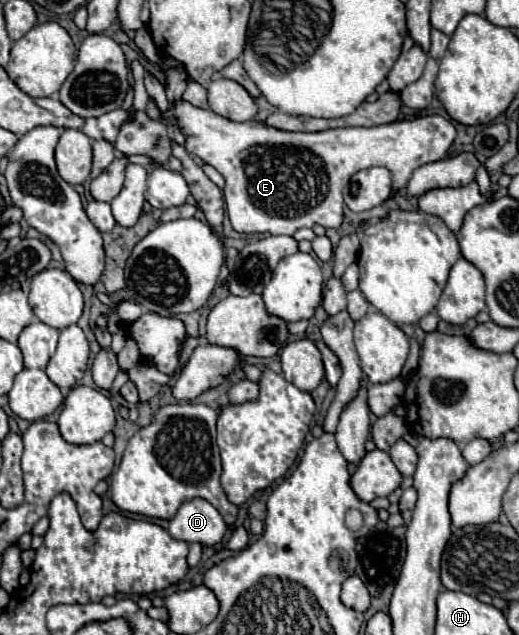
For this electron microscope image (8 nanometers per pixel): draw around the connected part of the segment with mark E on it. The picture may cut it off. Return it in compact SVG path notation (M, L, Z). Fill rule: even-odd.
M179 101L175 109L167 111L165 117L177 115L179 125L187 137L187 151L201 157L207 165L215 167L225 177L225 203L231 225L237 233L271 233L271 235L293 235L301 227L323 225L325 229L339 229L343 223L343 187L349 183L351 175L381 165L393 175L393 187L403 189L413 175L425 163L433 163L445 157L449 145L455 139L455 127L439 117L427 115L411 121L395 121L377 127L347 127L347 129L327 129L317 133L289 133L273 129L259 121L233 123L215 115L213 111L197 109L191 103Z

